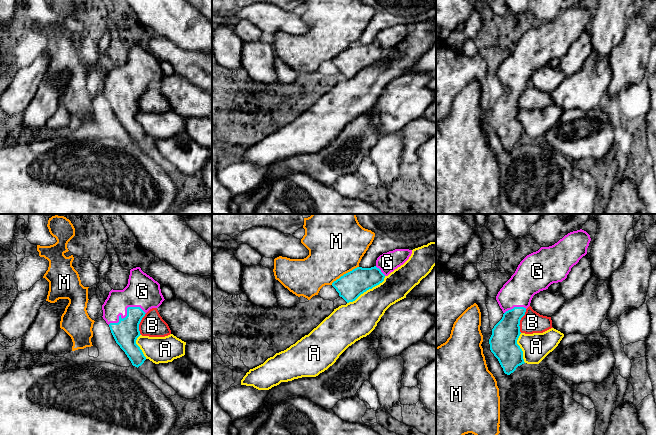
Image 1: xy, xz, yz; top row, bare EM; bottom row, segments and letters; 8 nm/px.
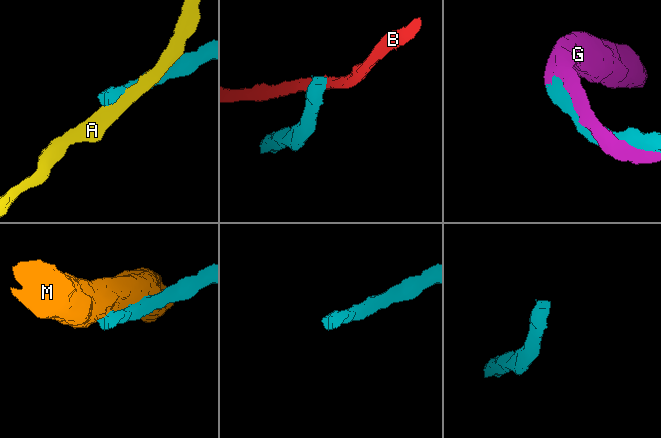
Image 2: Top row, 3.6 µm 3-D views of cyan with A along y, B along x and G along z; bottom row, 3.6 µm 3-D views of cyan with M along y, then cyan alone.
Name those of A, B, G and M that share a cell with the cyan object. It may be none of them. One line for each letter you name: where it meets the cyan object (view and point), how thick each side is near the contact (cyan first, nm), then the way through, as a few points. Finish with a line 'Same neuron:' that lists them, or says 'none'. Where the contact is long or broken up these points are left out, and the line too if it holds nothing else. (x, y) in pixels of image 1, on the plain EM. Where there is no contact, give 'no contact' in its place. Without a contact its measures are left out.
G: contact xy (127, 89); calibres 200 and 260 nm
Same neuron: G

